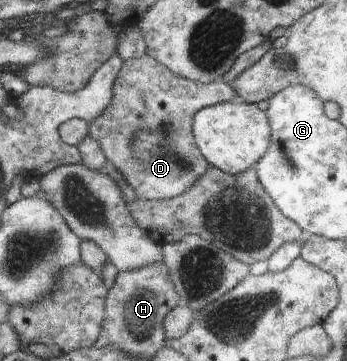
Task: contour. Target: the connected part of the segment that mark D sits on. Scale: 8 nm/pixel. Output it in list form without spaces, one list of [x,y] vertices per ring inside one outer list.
[[[145,53],[139,59],[124,60],[112,88],[112,99],[108,107],[95,121],[89,123],[89,132],[102,148],[106,160],[123,173],[121,180],[127,179],[139,199],[145,201],[172,199],[188,190],[201,180],[207,172],[207,158],[200,151],[192,133],[195,116],[205,107],[216,103],[238,101],[237,92],[223,80],[199,84],[177,75],[160,61]]]

